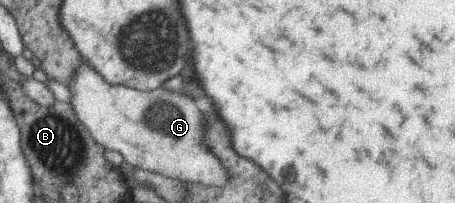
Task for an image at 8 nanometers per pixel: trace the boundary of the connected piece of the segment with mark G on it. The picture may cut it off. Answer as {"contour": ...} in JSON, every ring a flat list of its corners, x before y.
{"contour":[[89,64,76,70,69,90,74,111,94,141,105,150,119,152,131,166,211,187,223,187,228,183,228,170,204,145,203,111,211,107,209,97,203,95,193,99,169,89,140,91,111,84]]}

